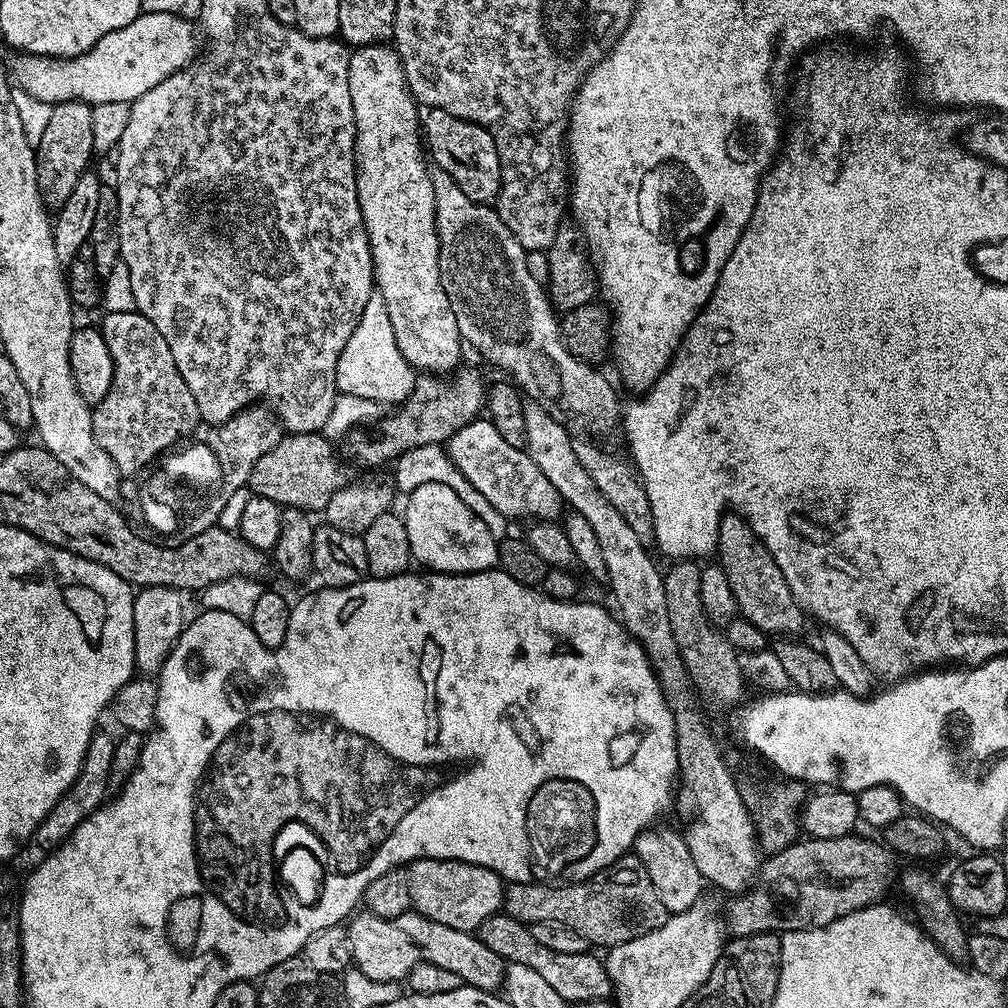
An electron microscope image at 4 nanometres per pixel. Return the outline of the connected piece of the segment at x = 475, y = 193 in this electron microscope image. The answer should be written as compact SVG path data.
M441 108L431 109L422 120L426 142L435 167L445 172L455 188L476 204L491 205L500 193L500 159L496 140L482 124L458 118Z

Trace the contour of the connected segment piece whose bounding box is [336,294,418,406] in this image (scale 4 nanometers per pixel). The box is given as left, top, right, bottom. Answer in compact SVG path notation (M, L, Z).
M373 294L366 302L362 318L350 342L345 346L336 367L336 387L341 393L371 400L376 406L403 405L404 399L416 385L417 373L411 364L402 358L398 342L394 338L394 326L390 326L390 314L386 302L379 294Z

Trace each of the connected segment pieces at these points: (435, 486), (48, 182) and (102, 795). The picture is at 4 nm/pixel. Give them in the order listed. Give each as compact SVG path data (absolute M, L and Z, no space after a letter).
M426 482L422 486L418 486L418 490L407 493L406 500L408 500L408 505L405 506L404 512L402 511L402 519L406 526L406 538L410 538L412 559L417 565L424 564L420 566L433 572L486 572L497 567L499 550L494 534L490 534L490 530L486 530L486 522L482 522L482 518L478 518L474 514L474 510L470 510L470 506L466 506L466 502L462 502L462 498L458 498L458 494L454 494L454 490L450 490L450 486L442 486L438 482Z
M80 101L57 103L53 107L50 121L35 151L37 188L47 211L57 212L65 206L79 176L89 165L88 160L95 149L93 117L93 109Z
M103 730L92 733L79 776L62 794L62 798L58 798L58 802L54 802L50 814L46 814L46 818L42 818L42 822L36 828L34 844L44 848L43 850L60 847L90 813L105 803L106 797L109 795L108 775L110 774L110 766L114 762L116 742L115 735L111 736L110 733L103 732Z

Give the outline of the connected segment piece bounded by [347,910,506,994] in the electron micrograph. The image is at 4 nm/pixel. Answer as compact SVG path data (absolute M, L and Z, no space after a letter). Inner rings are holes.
M415 910L404 912L393 920L382 920L371 914L356 916L352 924L347 925L350 941L353 946L352 964L359 967L368 978L378 981L397 982L403 981L407 977L408 971L418 962L434 962L434 966L443 966L446 970L451 970L453 974L458 974L458 978L467 987L480 988L484 992L493 994L499 993L504 987L506 962L494 950L487 946L482 946L479 935L462 930L454 930L450 926L442 926L442 922L428 920Z

